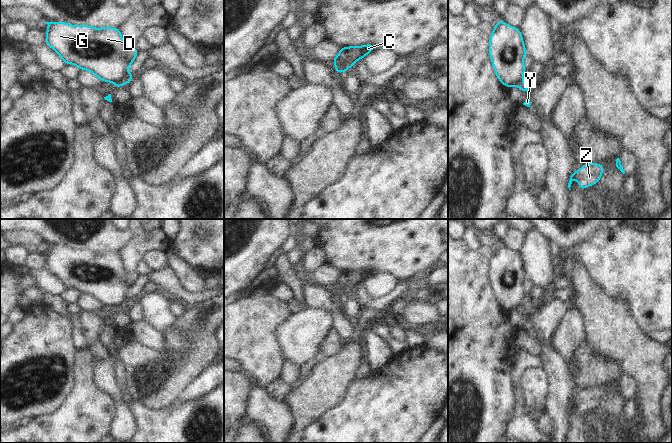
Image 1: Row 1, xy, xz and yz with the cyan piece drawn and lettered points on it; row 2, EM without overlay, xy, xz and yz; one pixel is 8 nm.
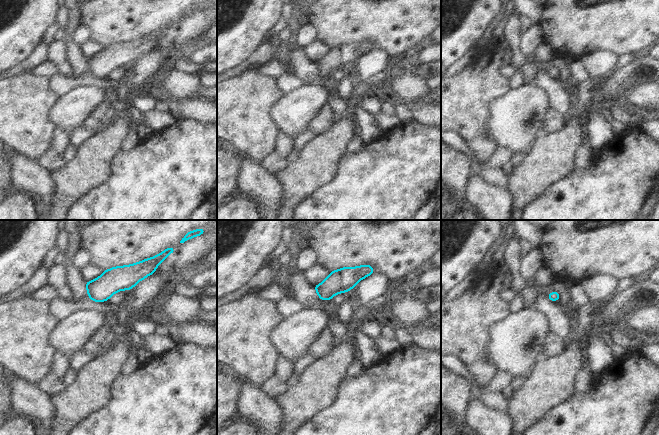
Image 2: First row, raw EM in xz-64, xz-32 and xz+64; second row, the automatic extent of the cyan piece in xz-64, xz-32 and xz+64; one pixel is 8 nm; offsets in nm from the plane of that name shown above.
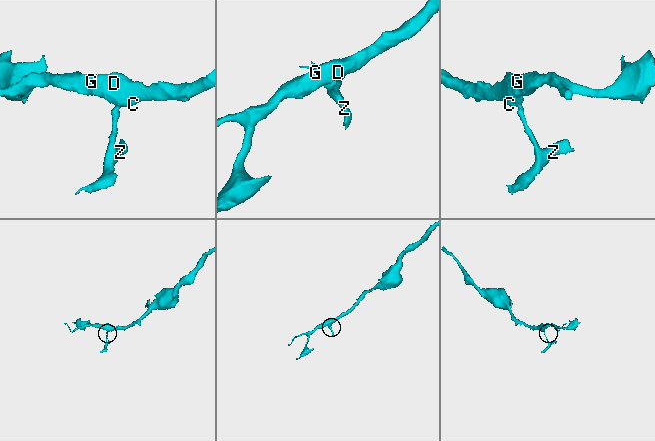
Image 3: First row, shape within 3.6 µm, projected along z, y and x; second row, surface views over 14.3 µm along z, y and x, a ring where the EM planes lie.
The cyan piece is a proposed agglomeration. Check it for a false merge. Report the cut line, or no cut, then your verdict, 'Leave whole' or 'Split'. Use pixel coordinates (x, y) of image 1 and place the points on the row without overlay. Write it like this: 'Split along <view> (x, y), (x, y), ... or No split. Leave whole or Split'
Split along xz (349, 291), (340, 290), (336, 295). Split

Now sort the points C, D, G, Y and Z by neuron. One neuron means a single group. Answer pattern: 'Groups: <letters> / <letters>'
Groups: C D G / Y Z

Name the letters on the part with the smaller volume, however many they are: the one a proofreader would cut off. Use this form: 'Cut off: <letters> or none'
Cut off: Y, Z

